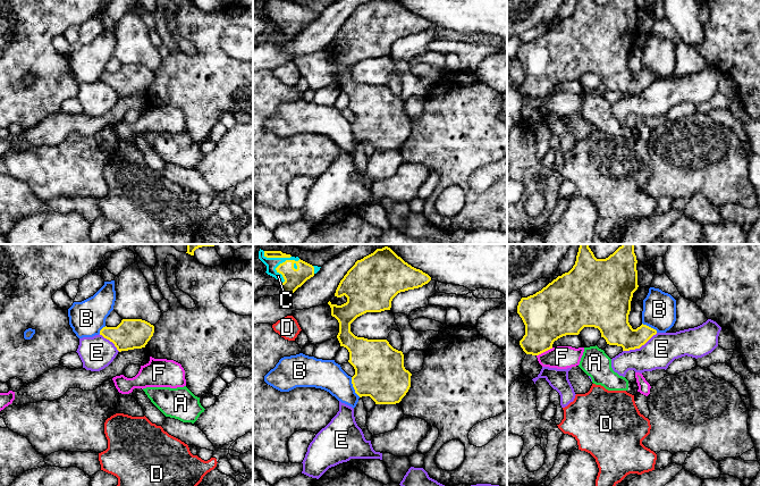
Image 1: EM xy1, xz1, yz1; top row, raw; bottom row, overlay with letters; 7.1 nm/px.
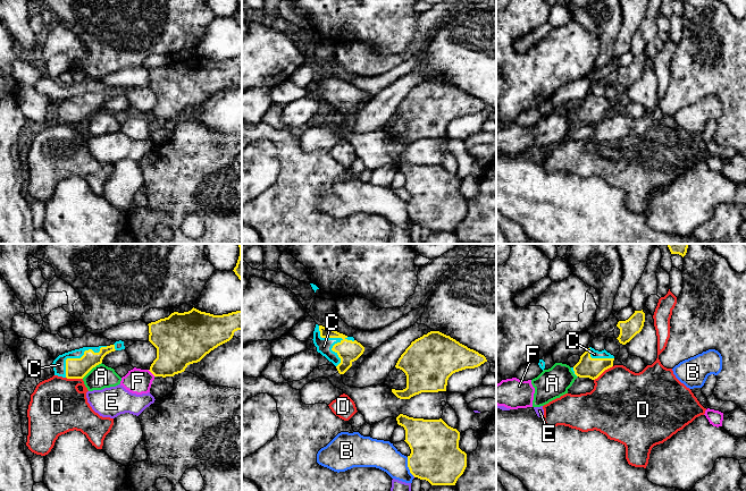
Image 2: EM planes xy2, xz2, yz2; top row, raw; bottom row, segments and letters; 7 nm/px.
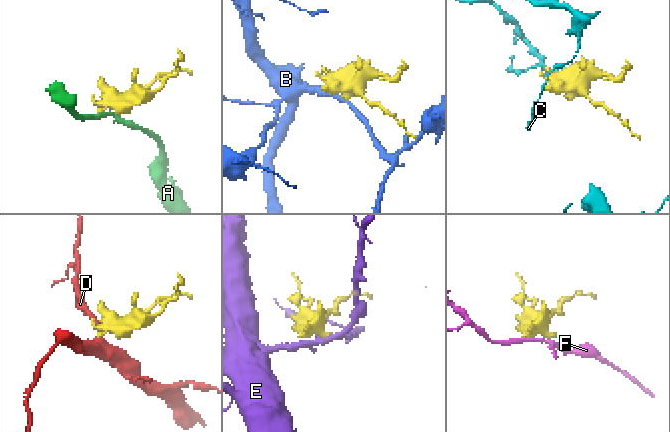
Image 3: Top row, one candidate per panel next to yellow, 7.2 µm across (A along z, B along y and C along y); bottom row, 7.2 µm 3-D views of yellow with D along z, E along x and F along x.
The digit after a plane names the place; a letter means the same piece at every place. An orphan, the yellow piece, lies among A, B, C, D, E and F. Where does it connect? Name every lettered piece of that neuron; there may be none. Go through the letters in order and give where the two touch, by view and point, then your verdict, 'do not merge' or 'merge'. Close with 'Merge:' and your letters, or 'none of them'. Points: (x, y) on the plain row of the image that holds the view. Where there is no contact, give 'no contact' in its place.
A: xy2 (91, 115) | do not merge
B: xz1 (353, 132) | do not merge
C: xz1 (283, 2) | merge
D: yz2 (603, 117) | do not merge
E: yz1 (640, 92) | do not merge
F: yz1 (545, 97) | do not merge
Merge: C

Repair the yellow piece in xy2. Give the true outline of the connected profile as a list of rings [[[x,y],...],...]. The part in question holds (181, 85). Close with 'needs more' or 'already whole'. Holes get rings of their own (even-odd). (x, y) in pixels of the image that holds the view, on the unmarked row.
[[[193,53],[148,71],[149,87],[157,94],[157,104],[149,117],[154,122],[174,122],[242,76],[242,56],[213,61]]] | already whole

